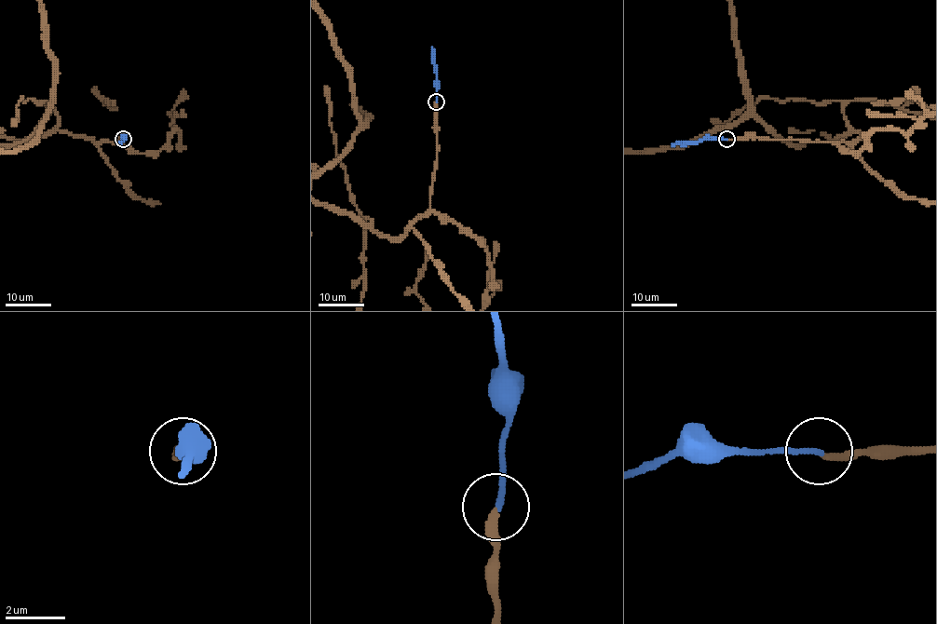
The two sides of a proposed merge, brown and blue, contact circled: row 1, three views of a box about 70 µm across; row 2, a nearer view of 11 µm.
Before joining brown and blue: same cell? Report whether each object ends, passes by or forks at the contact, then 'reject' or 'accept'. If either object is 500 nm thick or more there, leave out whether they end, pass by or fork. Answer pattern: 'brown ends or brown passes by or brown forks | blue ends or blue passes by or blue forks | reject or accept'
brown ends | blue ends | accept

